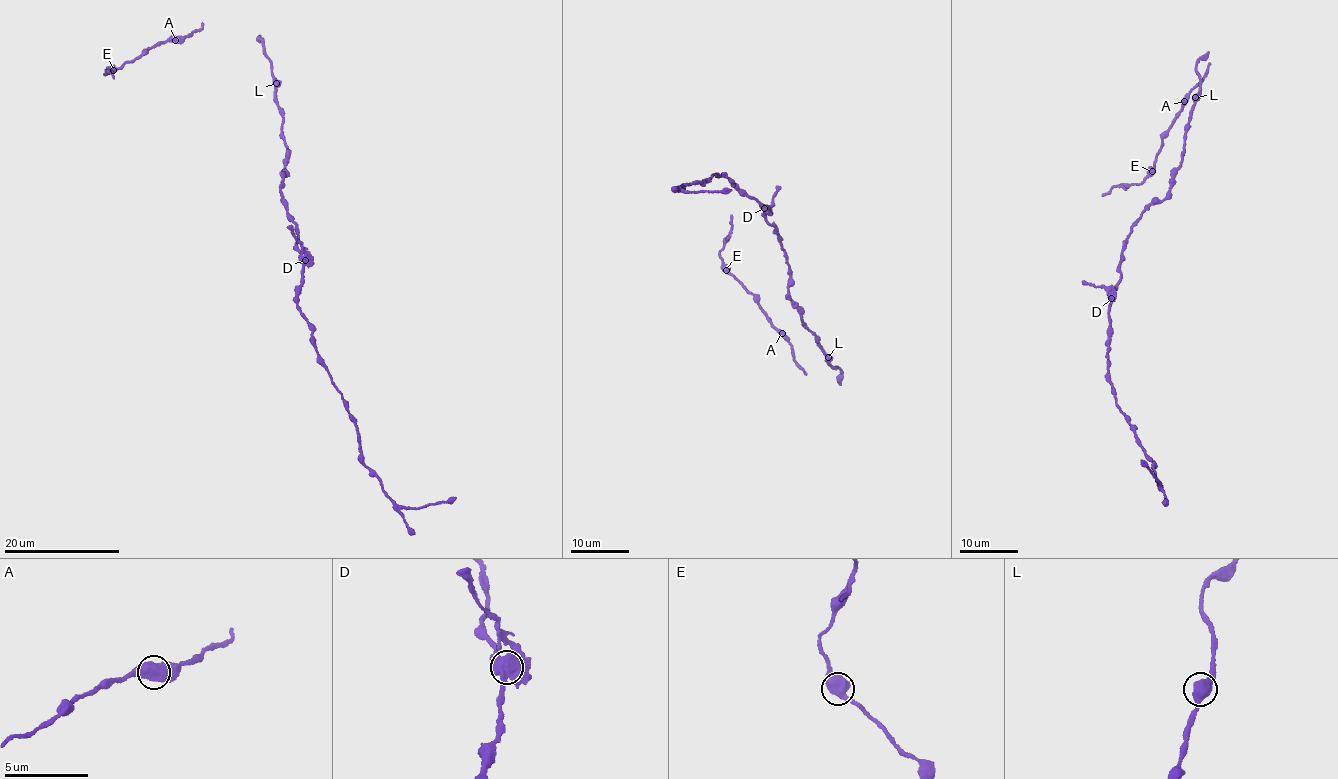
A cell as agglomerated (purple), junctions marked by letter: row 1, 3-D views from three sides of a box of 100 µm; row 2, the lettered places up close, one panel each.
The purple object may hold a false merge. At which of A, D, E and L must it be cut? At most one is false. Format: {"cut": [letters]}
{"cut": ["D"]}

